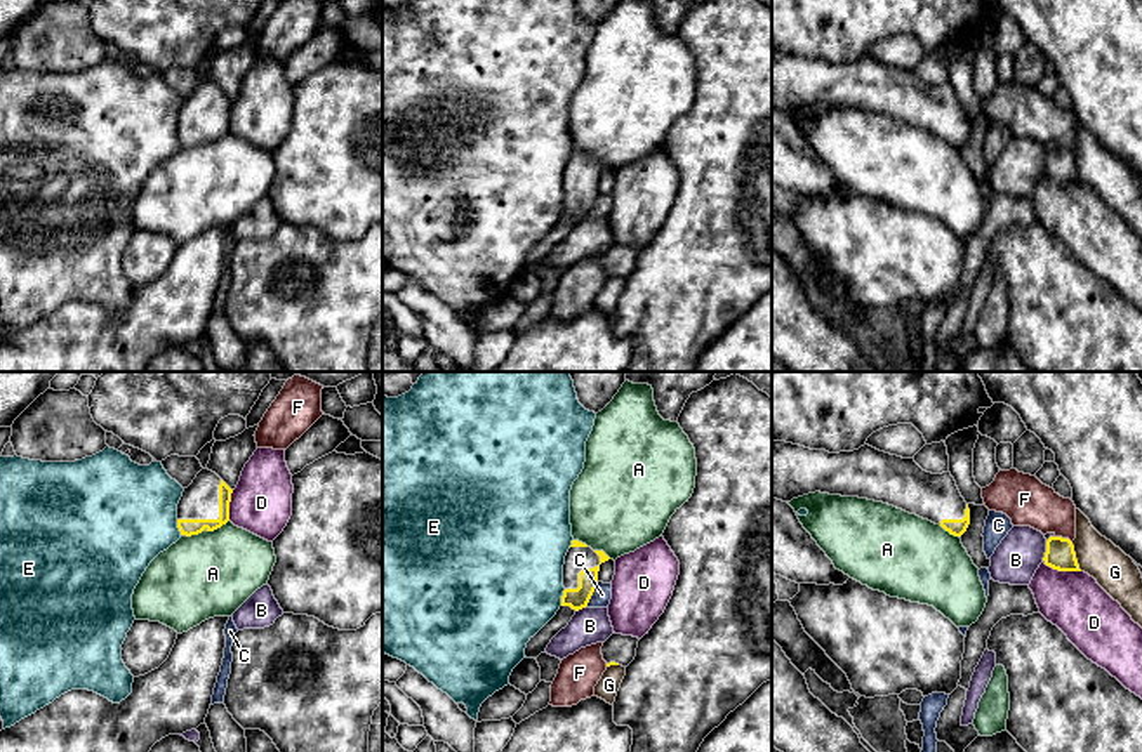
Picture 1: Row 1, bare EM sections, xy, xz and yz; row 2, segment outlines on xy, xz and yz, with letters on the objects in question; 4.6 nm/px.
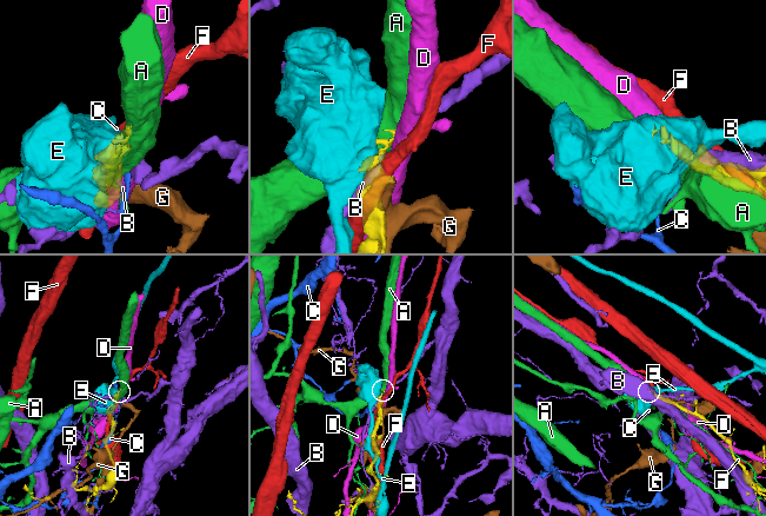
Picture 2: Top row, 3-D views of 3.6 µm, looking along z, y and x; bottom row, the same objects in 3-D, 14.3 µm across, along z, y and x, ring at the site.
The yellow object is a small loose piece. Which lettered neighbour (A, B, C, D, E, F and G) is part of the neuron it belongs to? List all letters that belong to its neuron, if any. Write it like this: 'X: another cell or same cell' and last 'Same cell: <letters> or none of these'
A: another cell
B: another cell
C: another cell
D: another cell
E: another cell
F: another cell
G: another cell
Same cell: none of these

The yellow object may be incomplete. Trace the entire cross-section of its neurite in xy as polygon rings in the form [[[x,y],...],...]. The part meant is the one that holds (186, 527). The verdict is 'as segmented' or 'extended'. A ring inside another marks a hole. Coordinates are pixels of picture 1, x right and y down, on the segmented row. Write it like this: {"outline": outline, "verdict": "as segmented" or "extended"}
{"outline": [[[202,469],[177,504],[181,537],[214,531],[229,521],[233,490],[212,471]]], "verdict": "extended"}

